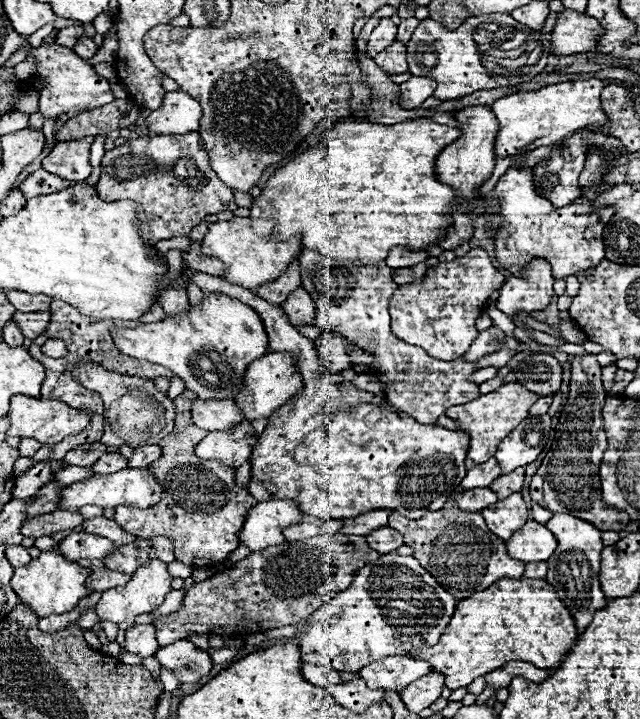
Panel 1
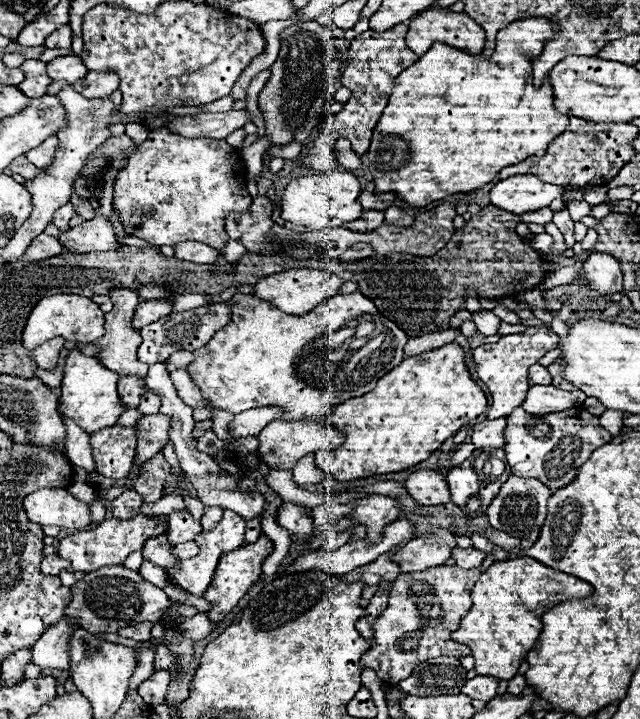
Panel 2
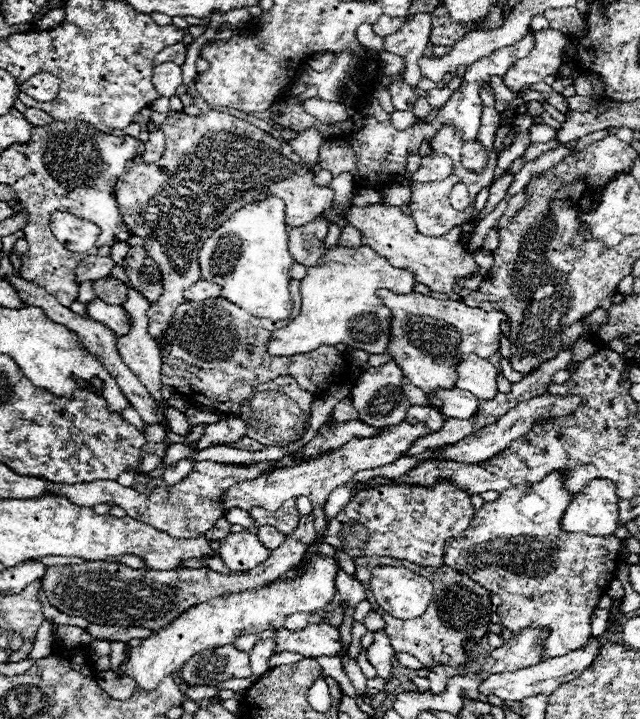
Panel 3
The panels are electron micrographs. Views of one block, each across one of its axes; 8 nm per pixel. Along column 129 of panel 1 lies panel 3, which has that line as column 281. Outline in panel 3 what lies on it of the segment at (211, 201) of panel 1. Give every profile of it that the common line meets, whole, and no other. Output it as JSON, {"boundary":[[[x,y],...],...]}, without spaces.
{"boundary":[[[216,110],[200,116],[176,112],[160,124],[160,130],[166,134],[162,158],[150,166],[138,156],[132,158],[114,190],[128,230],[134,236],[154,240],[144,246],[156,260],[164,284],[162,296],[148,308],[148,334],[158,344],[164,342],[176,308],[186,302],[182,292],[200,280],[198,252],[202,244],[236,210],[276,196],[286,204],[286,224],[290,228],[312,222],[320,214],[326,214],[330,222],[338,220],[332,202],[334,192],[314,184],[314,174],[306,170],[288,142],[274,140],[268,132]]]}

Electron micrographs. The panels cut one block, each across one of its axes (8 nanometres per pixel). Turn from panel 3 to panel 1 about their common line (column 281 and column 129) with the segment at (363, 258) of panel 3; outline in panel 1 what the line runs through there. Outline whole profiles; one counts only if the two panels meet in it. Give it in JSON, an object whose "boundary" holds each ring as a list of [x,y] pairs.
{"boundary":[[[210,294],[200,308],[166,316],[162,322],[112,330],[112,338],[122,354],[170,368],[200,400],[232,398],[242,388],[248,364],[268,352],[268,338],[258,314],[224,294]]]}

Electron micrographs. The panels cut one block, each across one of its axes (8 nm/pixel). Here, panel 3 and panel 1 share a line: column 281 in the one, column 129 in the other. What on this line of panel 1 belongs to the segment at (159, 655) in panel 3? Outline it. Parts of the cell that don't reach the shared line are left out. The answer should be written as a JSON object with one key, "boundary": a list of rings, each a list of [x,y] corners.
{"boundary":[[[148,562],[146,566],[142,566],[142,570],[136,570],[132,574],[132,578],[130,578],[130,582],[126,586],[122,586],[118,590],[102,592],[102,598],[100,598],[98,606],[96,606],[96,614],[102,620],[118,624],[122,630],[128,630],[130,626],[134,626],[136,616],[148,614],[148,612],[156,610],[164,602],[166,594],[170,592],[170,582],[172,582],[172,576],[168,574],[164,562]]]}

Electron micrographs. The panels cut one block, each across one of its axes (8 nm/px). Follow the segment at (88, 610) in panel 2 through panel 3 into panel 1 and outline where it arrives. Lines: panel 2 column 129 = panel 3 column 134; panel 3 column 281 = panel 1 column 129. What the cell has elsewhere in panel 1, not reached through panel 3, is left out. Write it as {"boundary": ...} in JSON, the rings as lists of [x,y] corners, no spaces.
{"boundary":[[[138,538],[134,546],[118,546],[112,558],[104,560],[104,566],[108,566],[110,570],[124,572],[124,574],[134,574],[140,566],[148,564],[154,558],[166,564],[174,562],[174,546],[172,550],[164,550],[162,546],[172,546],[172,542],[168,538],[152,538],[152,540]]]}

